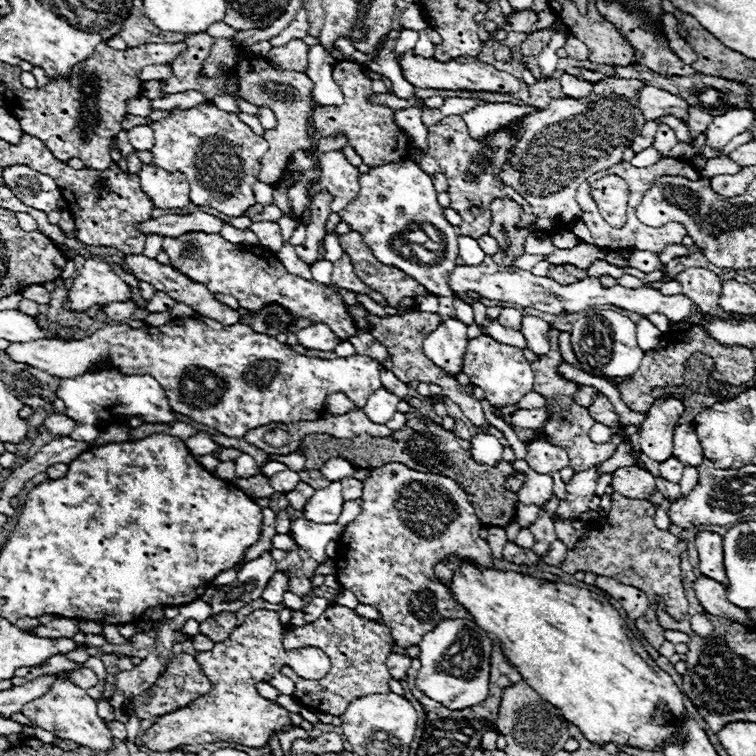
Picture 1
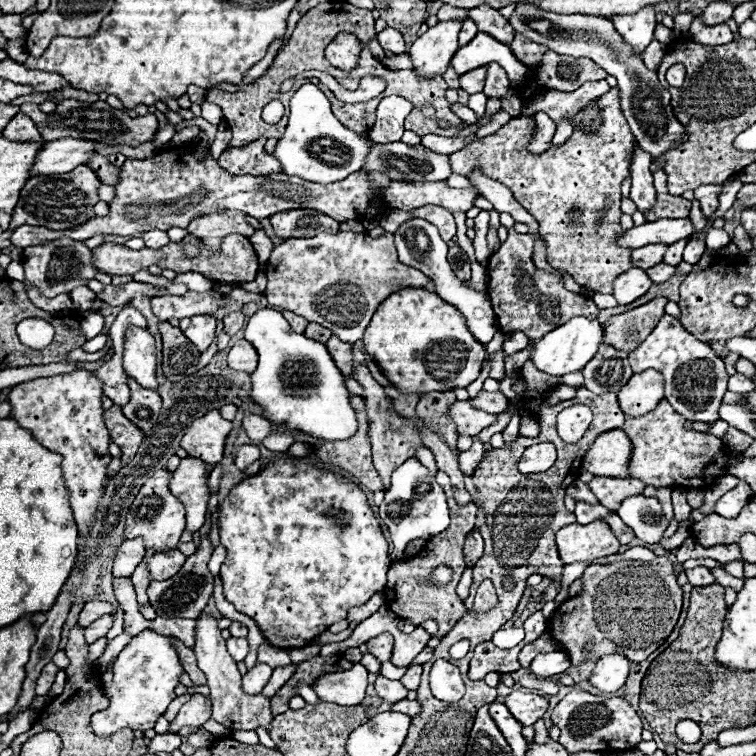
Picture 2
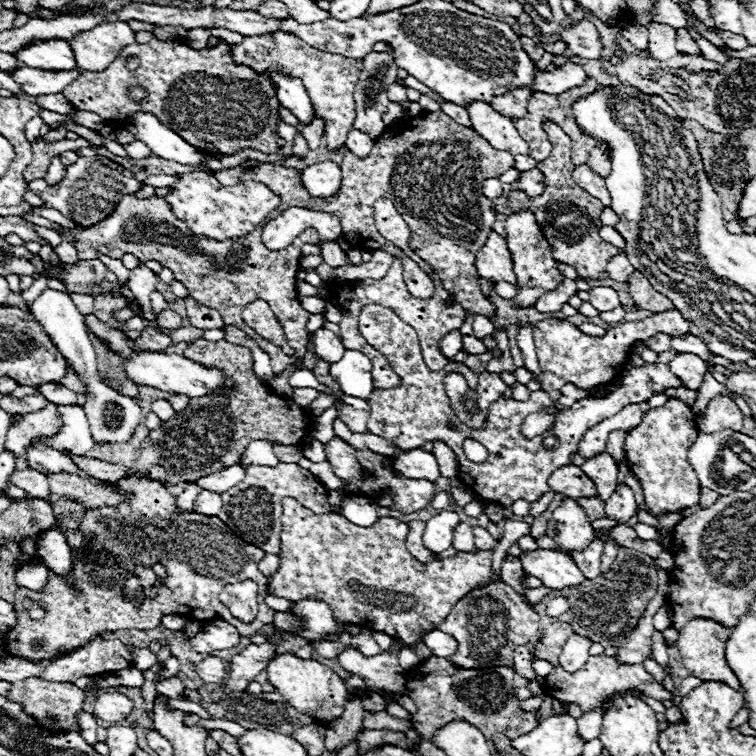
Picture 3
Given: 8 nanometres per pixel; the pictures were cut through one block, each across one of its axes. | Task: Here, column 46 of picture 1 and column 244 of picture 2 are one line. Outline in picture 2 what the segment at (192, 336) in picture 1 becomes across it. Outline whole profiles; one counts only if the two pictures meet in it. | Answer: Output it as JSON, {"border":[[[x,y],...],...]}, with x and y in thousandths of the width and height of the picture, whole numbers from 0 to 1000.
{"border":[[[315,450],[304,466],[302,466],[302,484],[317,492],[328,492],[333,495],[339,489],[341,481],[341,468],[336,463],[336,458],[325,450]]]}

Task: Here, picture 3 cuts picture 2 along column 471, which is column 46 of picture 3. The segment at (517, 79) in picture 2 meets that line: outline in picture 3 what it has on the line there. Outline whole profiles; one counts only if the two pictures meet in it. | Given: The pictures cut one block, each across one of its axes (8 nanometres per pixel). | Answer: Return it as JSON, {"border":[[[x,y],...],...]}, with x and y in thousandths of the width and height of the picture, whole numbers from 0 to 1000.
{"border":[[[61,53],[61,56],[48,56],[37,61],[34,66],[26,66],[19,71],[29,85],[37,85],[42,90],[53,93],[101,93],[101,79],[93,58],[87,53]]]}

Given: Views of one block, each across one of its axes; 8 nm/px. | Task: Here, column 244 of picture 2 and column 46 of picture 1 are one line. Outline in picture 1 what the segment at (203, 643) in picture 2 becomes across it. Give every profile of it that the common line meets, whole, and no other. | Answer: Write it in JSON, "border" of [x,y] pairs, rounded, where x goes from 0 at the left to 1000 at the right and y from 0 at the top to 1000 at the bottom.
{"border":[[[77,899],[66,915],[53,921],[53,926],[42,926],[32,931],[29,944],[45,952],[53,963],[74,971],[82,979],[95,979],[106,987],[116,987],[127,995],[143,995],[151,989],[151,974],[146,971],[143,960],[127,942],[127,926],[114,918],[111,910],[98,907],[93,899]]]}

